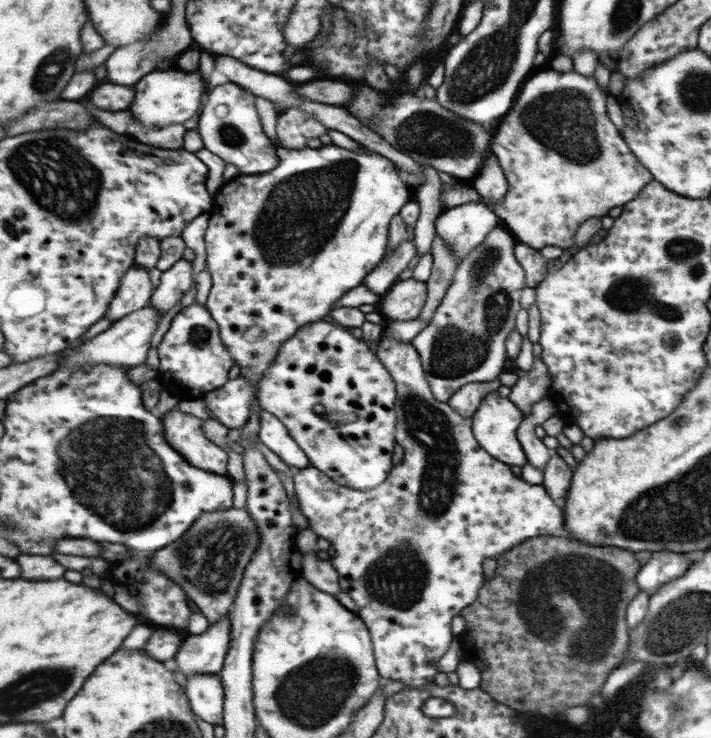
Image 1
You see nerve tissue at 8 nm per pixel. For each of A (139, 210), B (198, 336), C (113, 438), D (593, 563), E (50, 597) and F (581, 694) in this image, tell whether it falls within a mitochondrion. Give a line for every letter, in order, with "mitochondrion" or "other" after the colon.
A: other
B: mitochondrion
C: mitochondrion
D: mitochondrion
E: other
F: other

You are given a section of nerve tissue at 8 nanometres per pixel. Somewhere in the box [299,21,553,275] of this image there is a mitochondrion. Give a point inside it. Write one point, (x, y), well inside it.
(412, 137)

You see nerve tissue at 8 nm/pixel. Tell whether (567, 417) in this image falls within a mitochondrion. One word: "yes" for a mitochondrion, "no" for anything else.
no

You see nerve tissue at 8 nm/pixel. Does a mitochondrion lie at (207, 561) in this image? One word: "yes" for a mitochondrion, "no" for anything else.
yes

